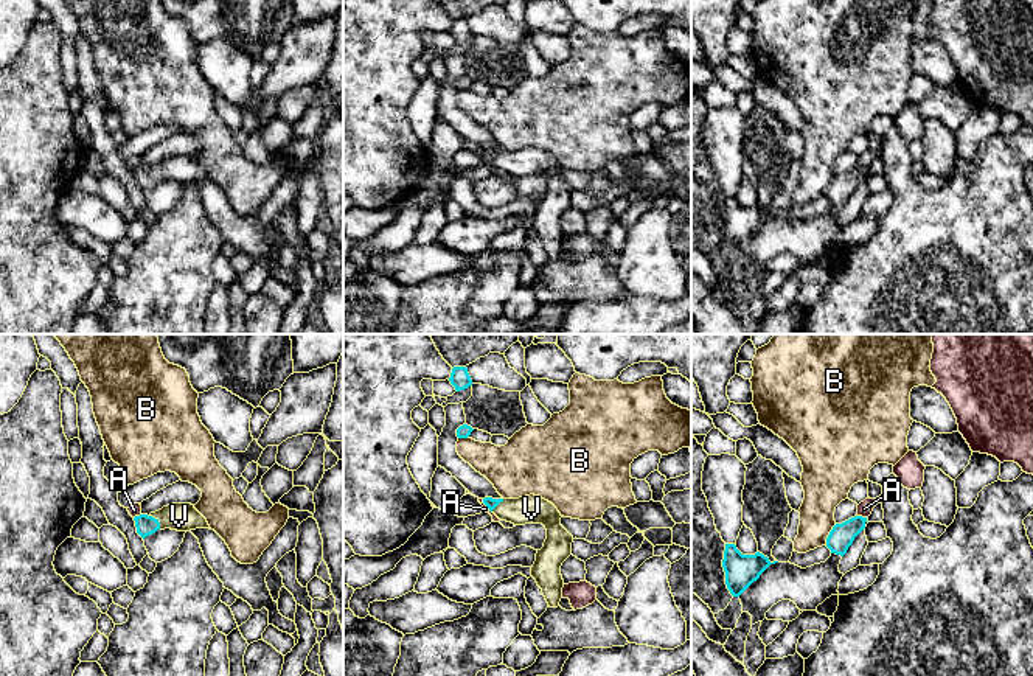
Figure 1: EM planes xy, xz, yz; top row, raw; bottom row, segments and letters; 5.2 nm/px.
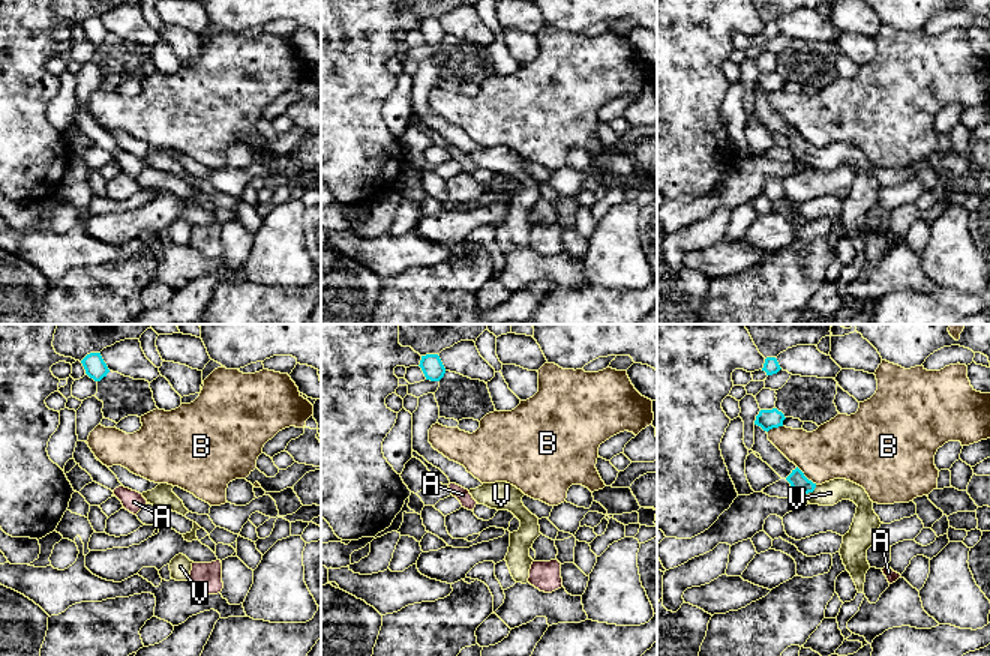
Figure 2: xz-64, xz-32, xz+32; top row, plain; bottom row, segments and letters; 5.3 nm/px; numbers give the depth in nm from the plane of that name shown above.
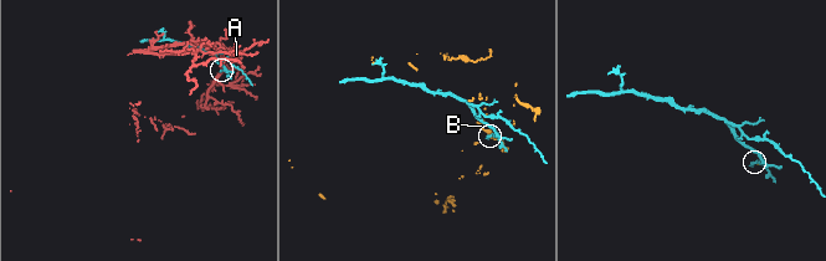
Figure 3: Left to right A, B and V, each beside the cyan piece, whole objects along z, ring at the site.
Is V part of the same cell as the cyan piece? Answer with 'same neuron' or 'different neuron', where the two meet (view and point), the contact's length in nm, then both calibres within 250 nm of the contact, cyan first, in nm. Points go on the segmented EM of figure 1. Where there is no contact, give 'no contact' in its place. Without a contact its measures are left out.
same neuron; contact xy (159, 522); length 90 nm; calibres 100 and 140 nm

